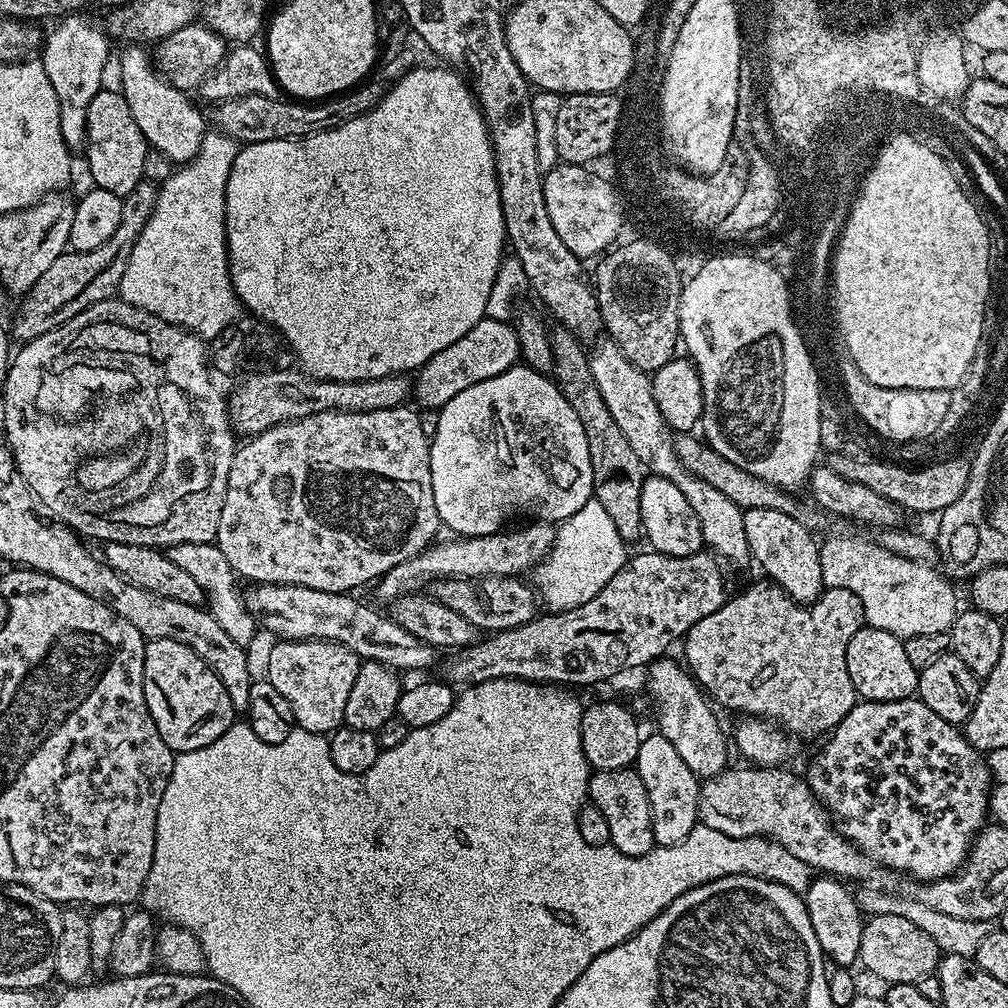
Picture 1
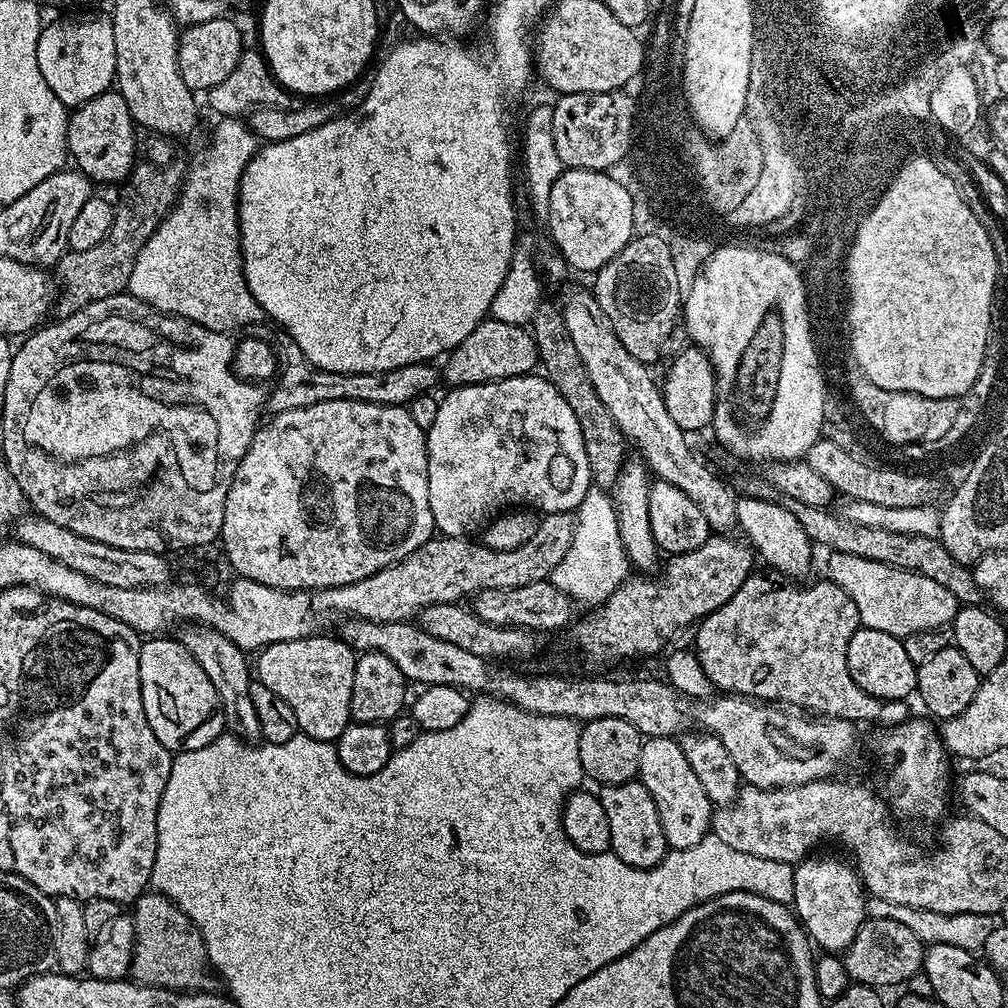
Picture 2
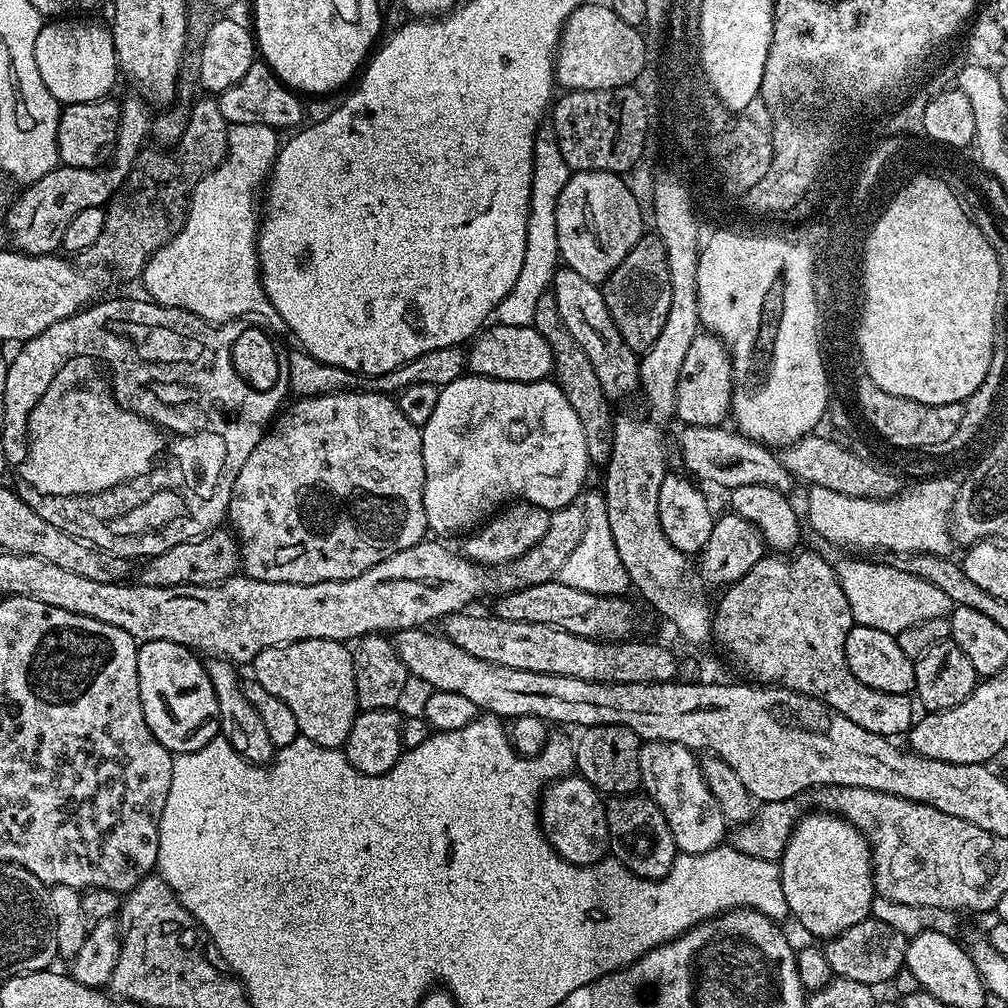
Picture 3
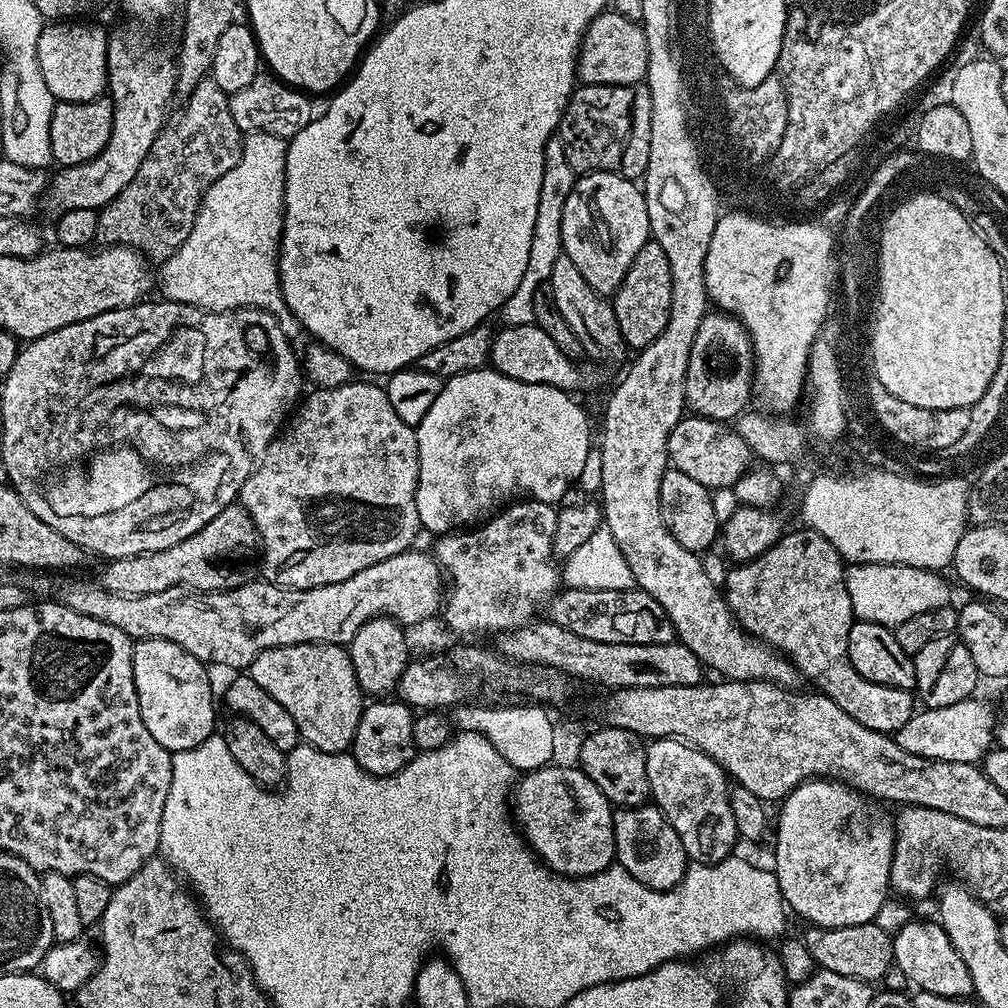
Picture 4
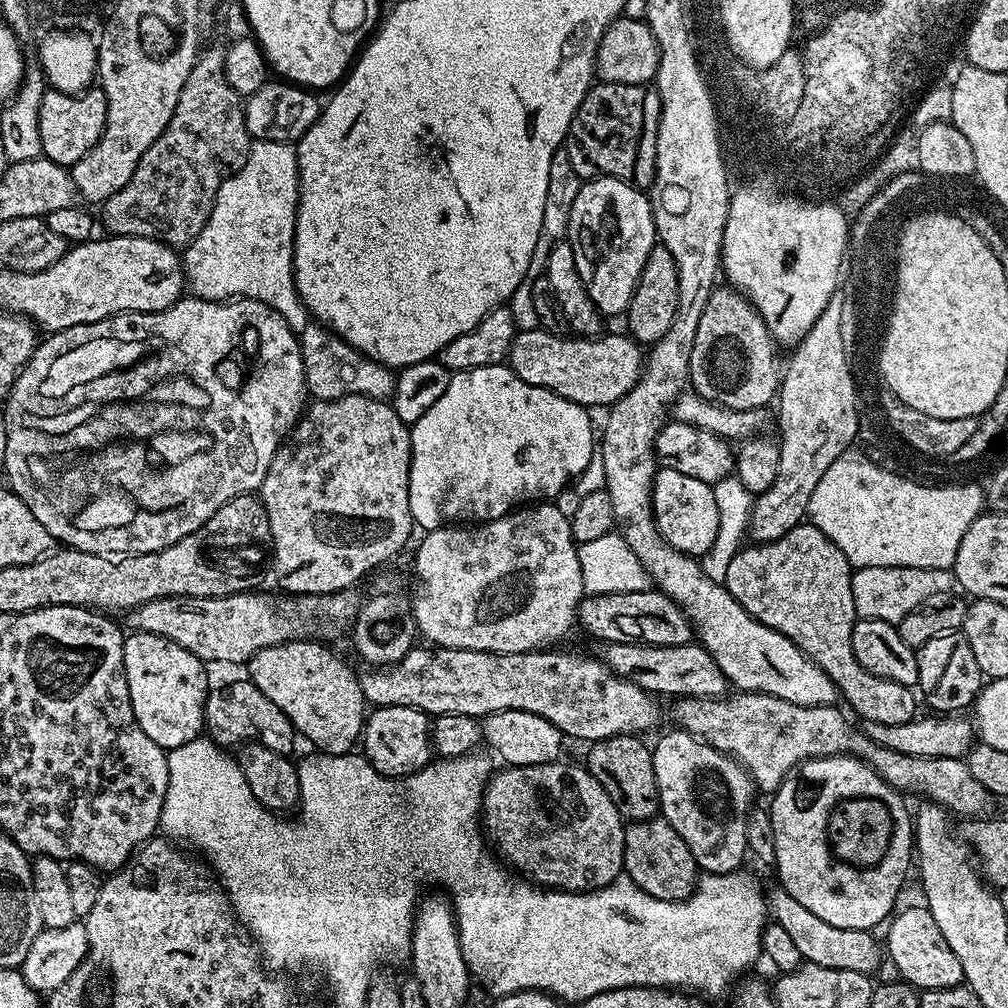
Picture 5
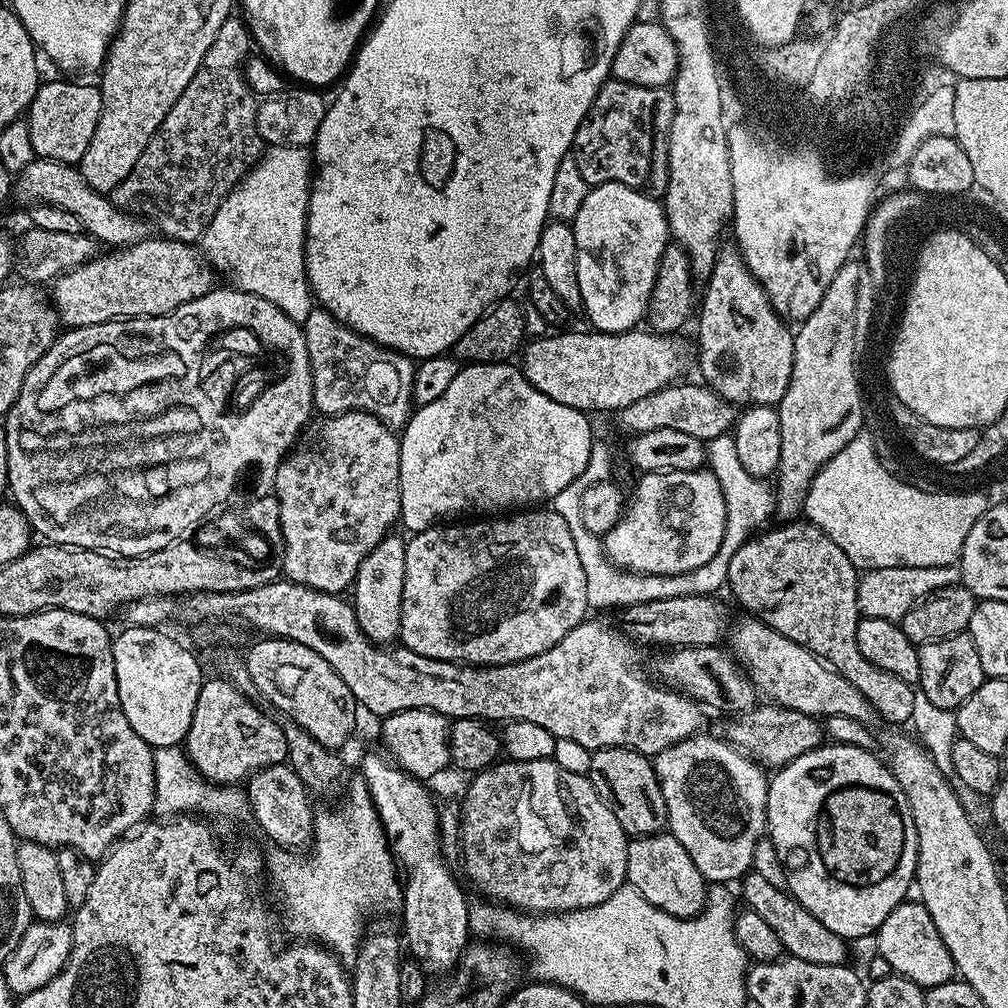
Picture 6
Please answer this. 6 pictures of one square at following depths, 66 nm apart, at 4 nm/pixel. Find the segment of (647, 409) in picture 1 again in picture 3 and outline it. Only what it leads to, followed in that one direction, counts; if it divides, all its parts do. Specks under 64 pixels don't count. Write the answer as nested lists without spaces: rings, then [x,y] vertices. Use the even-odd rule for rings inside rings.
[[[560,266],[556,269],[550,291],[558,302],[566,330],[570,330],[570,334],[574,334],[574,342],[586,350],[586,358],[590,358],[590,366],[594,366],[594,374],[598,374],[598,382],[602,382],[602,390],[609,400],[619,402],[623,396],[630,395],[632,391],[635,393],[640,387],[638,354],[630,350],[622,334],[618,334],[614,318],[610,318],[610,310],[606,310],[601,285],[582,278],[578,270]]]

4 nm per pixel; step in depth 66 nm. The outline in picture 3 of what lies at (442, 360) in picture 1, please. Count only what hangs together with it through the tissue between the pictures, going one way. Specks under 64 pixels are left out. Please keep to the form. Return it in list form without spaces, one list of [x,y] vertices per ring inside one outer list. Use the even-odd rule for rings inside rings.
[[[493,323],[471,341],[470,347],[466,352],[466,368],[474,376],[489,376],[510,382],[538,382],[549,379],[554,372],[552,351],[546,338],[542,338],[542,334],[531,326]]]

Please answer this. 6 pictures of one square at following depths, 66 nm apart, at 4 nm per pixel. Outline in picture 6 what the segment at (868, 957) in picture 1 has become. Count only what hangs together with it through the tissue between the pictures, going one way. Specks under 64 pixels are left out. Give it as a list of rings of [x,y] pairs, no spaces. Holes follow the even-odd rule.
[[[749,871],[743,877],[743,884],[747,911],[759,914],[770,925],[770,930],[778,934],[787,955],[796,956],[802,962],[814,962],[818,966],[845,963],[844,955],[849,955],[849,945],[841,936],[834,934],[834,930],[826,930],[826,926],[822,926],[822,922],[818,922],[818,918],[807,912],[785,889],[770,886],[767,878],[762,878],[762,874],[754,871]]]

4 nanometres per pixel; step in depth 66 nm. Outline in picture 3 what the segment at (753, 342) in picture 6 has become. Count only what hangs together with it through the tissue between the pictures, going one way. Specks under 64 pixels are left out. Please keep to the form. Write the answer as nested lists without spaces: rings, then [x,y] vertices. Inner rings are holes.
[[[701,334],[690,342],[690,351],[682,362],[682,374],[678,374],[675,419],[684,426],[706,426],[719,428],[729,419],[732,411],[732,354],[727,344],[718,336]]]

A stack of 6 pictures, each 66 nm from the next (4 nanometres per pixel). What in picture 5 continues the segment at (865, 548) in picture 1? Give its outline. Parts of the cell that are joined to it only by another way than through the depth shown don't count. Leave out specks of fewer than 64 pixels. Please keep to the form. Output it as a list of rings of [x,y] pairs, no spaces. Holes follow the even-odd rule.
[[[866,566],[852,574],[854,606],[861,620],[881,620],[899,625],[910,610],[922,606],[930,598],[951,593],[954,576],[947,568],[891,568],[890,566]]]

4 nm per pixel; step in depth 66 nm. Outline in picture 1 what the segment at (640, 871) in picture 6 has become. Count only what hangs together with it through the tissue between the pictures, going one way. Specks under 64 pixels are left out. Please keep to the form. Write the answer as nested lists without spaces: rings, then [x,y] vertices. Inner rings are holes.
[[[635,767],[593,771],[588,777],[588,800],[591,807],[602,810],[610,830],[608,843],[613,848],[627,856],[641,856],[657,847],[654,826],[650,826],[650,802],[646,798],[646,786],[642,786],[642,778]]]

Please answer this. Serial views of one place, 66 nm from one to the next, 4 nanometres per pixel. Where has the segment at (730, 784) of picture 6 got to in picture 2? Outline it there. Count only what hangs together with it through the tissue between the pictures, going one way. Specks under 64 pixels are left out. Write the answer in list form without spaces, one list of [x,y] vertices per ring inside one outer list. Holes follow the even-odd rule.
[[[650,736],[640,745],[640,783],[650,790],[654,806],[658,806],[658,822],[662,822],[662,834],[666,834],[669,849],[689,848],[702,842],[712,826],[714,805],[698,783],[686,754],[682,754],[679,739],[670,736]]]

